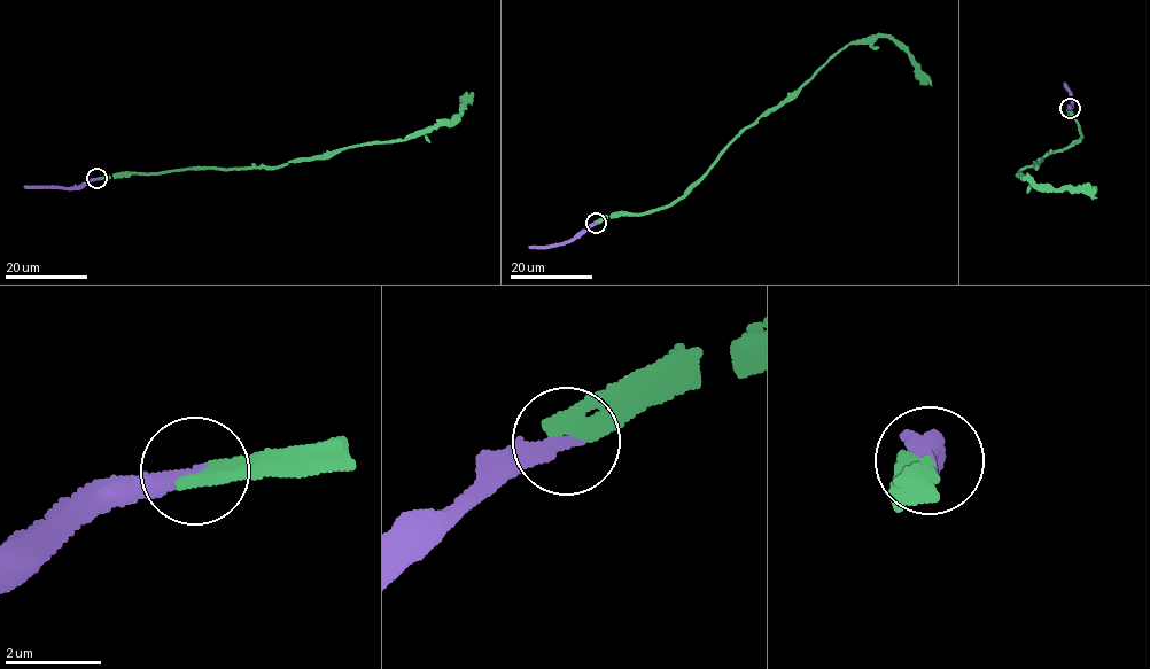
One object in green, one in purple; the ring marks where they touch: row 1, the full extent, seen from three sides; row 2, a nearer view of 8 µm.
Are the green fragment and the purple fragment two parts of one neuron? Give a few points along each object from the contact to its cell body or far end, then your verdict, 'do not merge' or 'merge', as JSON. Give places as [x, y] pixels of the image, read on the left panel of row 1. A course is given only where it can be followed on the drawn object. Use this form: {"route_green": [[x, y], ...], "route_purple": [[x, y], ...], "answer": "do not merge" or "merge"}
{"route_green": [[96, 178], [193, 169], [281, 166], [372, 141], [416, 137], [444, 125], [459, 115], [461, 106], [472, 101]], "route_purple": [[96, 178], [70, 187], [24, 185]], "answer": "merge"}

